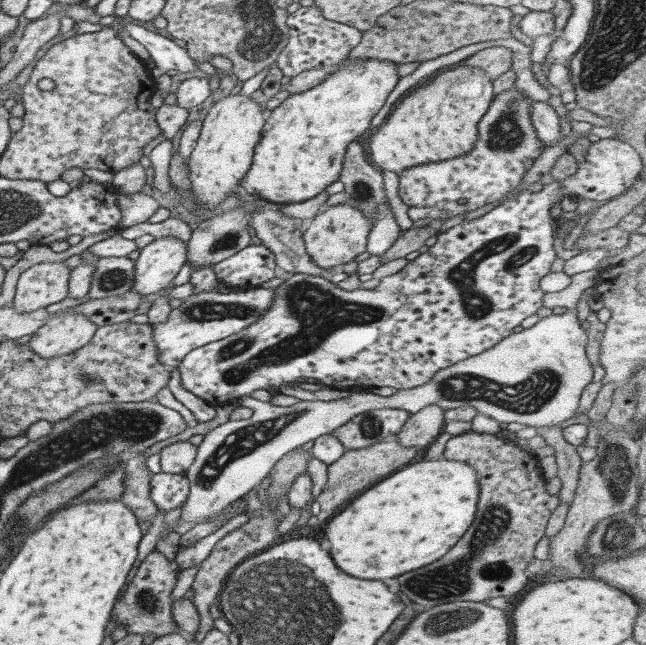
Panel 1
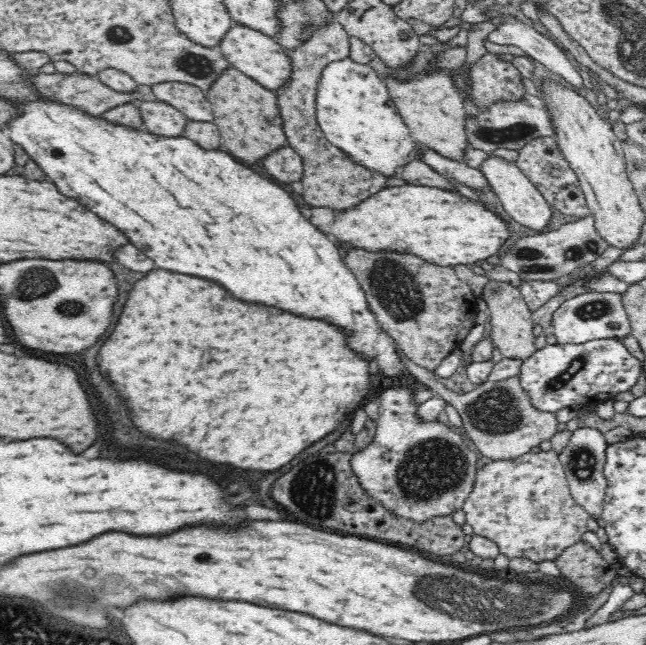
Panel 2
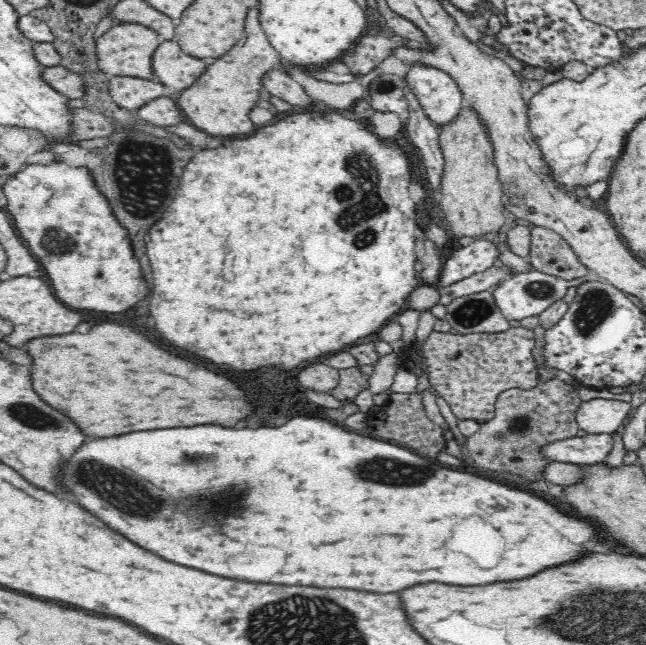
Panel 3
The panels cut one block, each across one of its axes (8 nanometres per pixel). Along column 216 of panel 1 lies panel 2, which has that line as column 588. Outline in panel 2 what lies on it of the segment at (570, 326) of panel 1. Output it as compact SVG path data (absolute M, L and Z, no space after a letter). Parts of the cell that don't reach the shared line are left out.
M578 427L572 431L570 440L559 454L559 461L567 475L567 482L573 499L596 520L601 518L604 498L608 489L608 481L603 473L608 445L600 430Z

